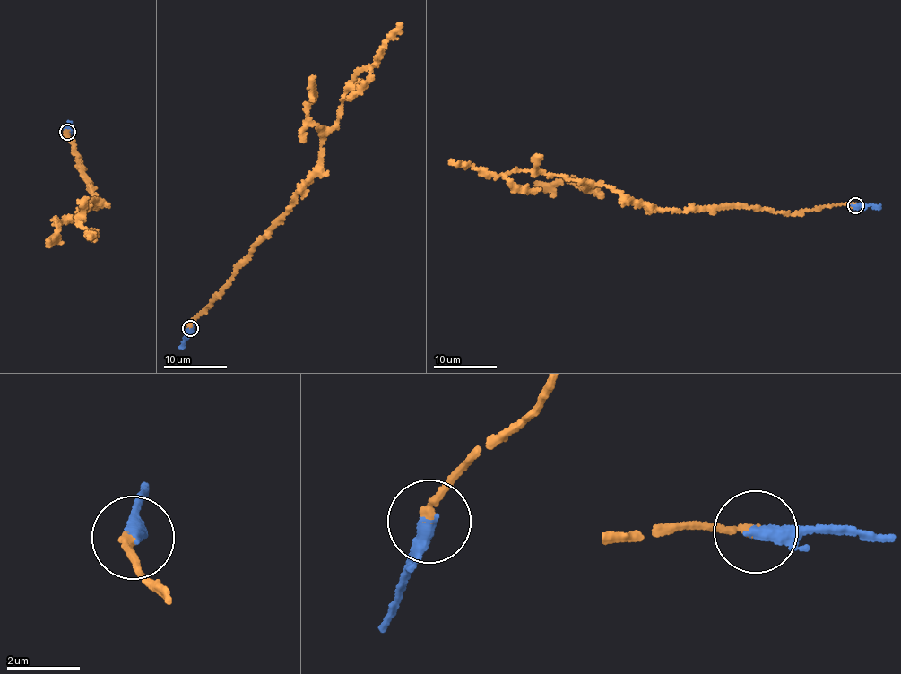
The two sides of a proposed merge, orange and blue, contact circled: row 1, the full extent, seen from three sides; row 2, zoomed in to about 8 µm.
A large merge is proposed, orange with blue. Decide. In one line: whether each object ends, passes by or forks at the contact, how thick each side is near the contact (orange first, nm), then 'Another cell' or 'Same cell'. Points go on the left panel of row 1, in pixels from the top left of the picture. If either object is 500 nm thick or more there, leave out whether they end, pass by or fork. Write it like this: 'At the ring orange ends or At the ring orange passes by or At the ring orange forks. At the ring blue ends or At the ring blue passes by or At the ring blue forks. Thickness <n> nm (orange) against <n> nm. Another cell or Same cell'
At the ring orange ends. At the ring blue ends. Thickness 220 nm (orange) against 400 nm. Same cell

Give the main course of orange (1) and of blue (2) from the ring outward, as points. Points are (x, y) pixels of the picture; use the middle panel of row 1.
1: (190, 327), (316, 168), (322, 136), (337, 122), (347, 85), (376, 64), (384, 42), (401, 25)
2: (190, 327), (190, 332), (180, 346)

